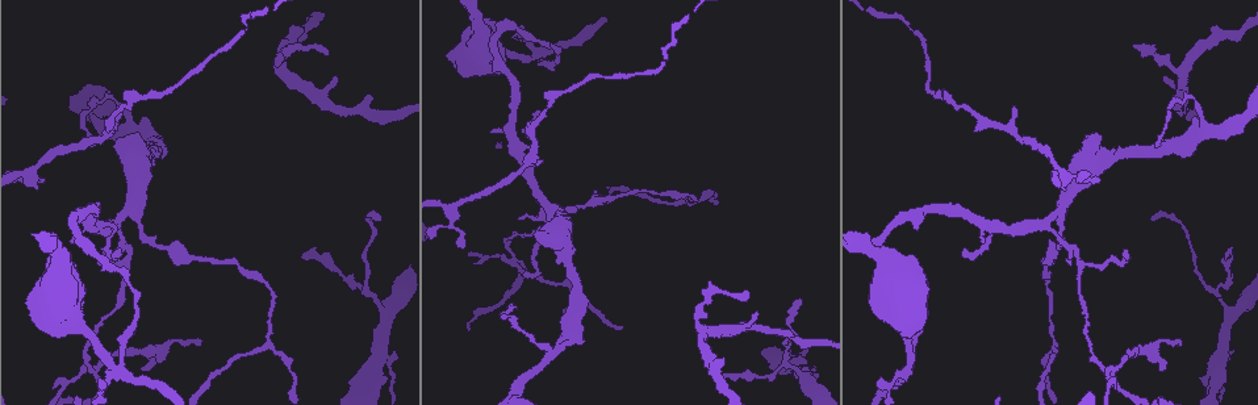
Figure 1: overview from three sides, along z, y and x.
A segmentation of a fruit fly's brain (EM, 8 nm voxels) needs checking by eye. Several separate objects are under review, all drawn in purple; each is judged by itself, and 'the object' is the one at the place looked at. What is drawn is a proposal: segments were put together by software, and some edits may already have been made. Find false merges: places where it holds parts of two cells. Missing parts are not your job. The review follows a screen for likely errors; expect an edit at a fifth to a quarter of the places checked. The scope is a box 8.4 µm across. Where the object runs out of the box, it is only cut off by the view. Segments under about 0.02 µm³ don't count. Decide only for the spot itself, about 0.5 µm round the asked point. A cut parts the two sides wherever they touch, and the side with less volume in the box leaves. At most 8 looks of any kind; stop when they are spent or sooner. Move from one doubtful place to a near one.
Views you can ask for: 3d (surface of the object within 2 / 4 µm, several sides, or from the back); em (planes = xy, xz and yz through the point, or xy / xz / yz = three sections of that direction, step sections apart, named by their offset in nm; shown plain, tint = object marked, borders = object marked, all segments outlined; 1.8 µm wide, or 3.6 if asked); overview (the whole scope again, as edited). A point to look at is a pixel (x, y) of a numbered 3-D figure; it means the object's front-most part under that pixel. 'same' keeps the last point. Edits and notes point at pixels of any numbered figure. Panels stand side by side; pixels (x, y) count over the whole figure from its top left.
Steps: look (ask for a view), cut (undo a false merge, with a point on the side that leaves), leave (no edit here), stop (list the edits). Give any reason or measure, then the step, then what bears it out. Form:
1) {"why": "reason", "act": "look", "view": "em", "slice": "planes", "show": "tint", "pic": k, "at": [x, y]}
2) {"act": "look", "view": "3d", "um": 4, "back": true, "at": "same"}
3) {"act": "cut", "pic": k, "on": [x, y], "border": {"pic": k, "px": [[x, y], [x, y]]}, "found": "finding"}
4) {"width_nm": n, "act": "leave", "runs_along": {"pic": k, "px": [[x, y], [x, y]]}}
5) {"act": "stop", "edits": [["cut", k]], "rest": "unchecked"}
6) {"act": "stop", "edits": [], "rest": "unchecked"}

{"why": "sharp bend", "act": "look", "view": "em", "slice": "planes", "show": "tint", "pic": 1, "at": [909, 368]}

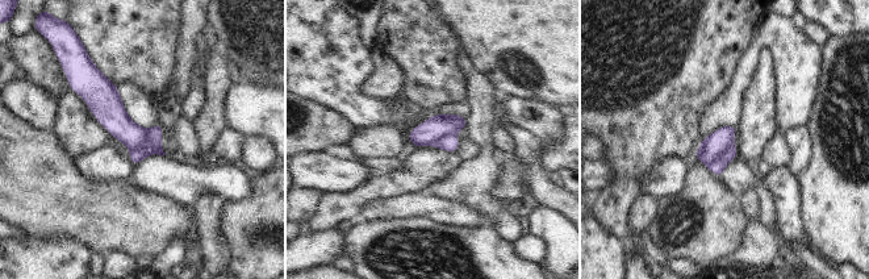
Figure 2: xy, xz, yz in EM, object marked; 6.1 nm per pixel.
{"act": "cut", "pic": 2, "on": [710, 148], "part_leaving": {"pic": 2, "px": [[88, 76], [105, 105], [159, 150]]}, "found": "a second cell is stuck on"}

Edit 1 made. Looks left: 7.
{"why": "sharp bend", "act": "look", "view": "3d", "um": 4, "pic": 1, "at": [265, 344]}

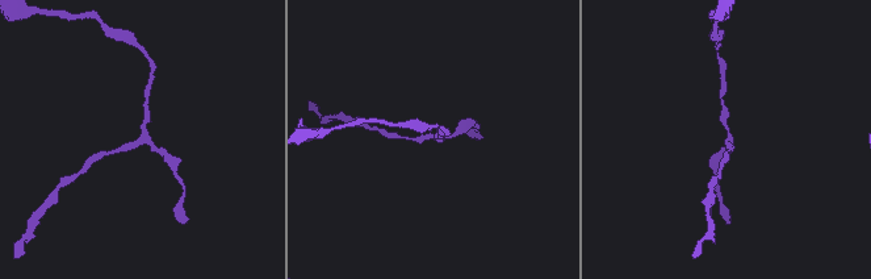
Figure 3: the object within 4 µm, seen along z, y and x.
{"act": "look", "view": "em", "slice": "yz", "step": 16, "show": "tint", "pic": 3, "at": [728, 142]}

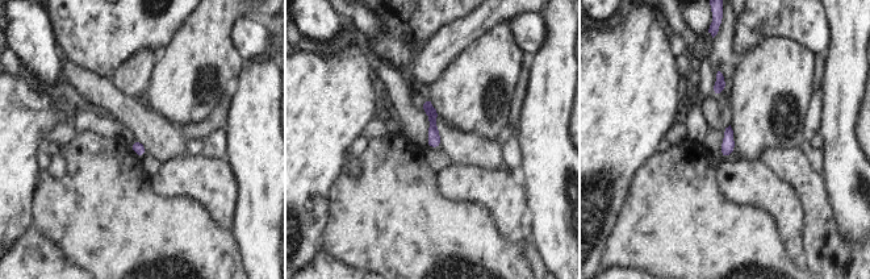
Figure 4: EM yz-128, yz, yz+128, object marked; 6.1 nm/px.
{"why": "another direction", "act": "look", "view": "em", "slice": "planes", "show": "tint", "at": "same"}

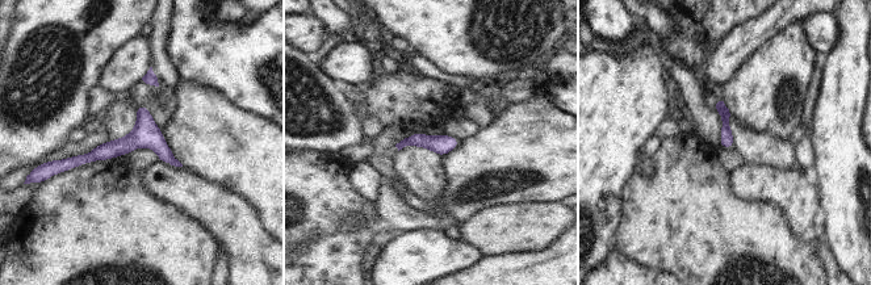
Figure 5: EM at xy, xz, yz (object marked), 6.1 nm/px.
{"act": "leave", "runs_along": {"pic": 5, "px": [[174, 162], [132, 141], [62, 166]]}, "found": "all the same cell"}

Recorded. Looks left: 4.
{"why": "abrupt turn", "act": "look", "view": "em", "slice": "xz", "step": 16, "show": "tint", "pic": 1, "at": [89, 371]}

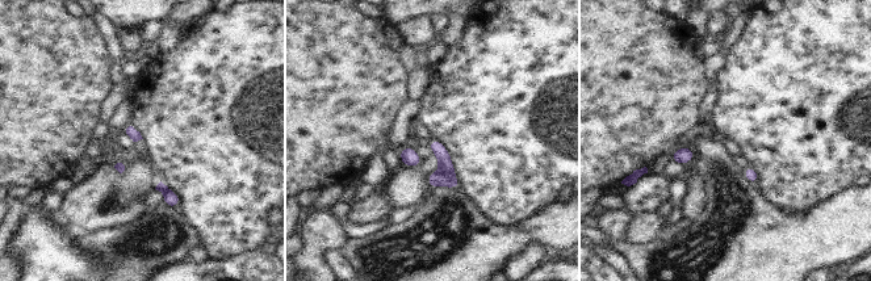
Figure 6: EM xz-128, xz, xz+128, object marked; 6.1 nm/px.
{"why": "cut it another way", "act": "look", "view": "em", "slice": "planes", "show": "tint", "at": "same"}

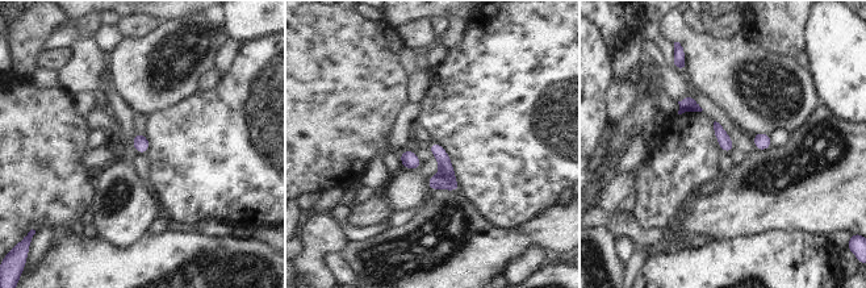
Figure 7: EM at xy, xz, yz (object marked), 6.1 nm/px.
{"width_nm": 90, "act": "cut", "pic": 7, "on": [438, 182], "border": {"pic": 7, "px": [[439, 174], [454, 180]]}, "found": "two cells meet here"}

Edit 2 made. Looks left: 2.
{"act": "stop", "edits": [["cut", 2], ["cut", 7]], "rest": "unchecked"}

